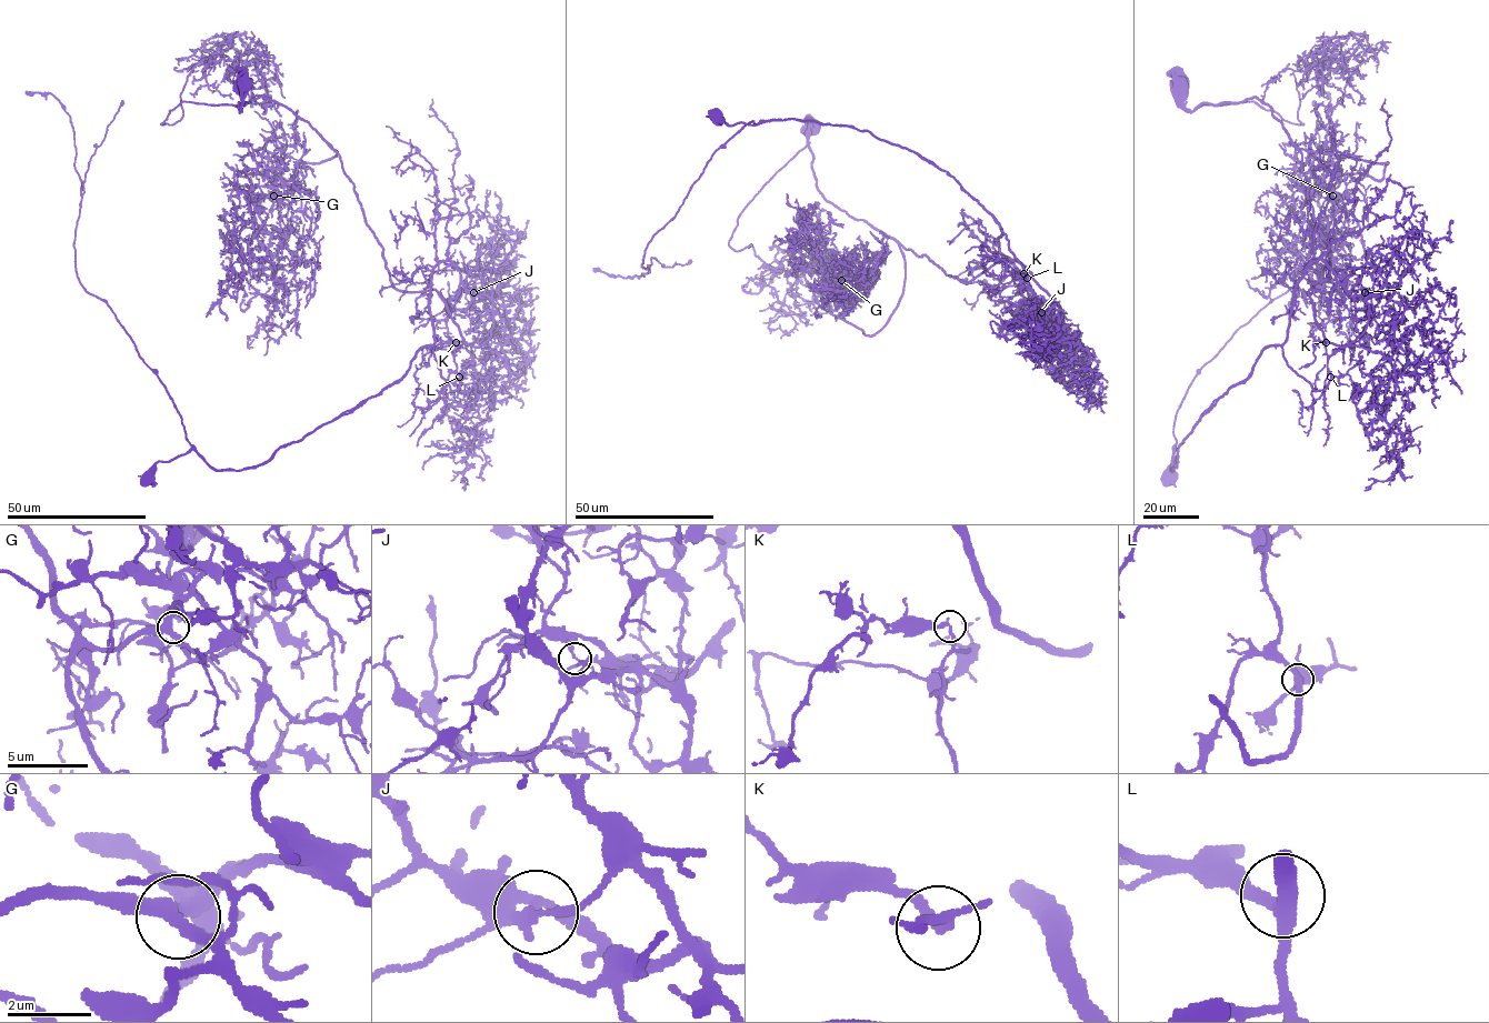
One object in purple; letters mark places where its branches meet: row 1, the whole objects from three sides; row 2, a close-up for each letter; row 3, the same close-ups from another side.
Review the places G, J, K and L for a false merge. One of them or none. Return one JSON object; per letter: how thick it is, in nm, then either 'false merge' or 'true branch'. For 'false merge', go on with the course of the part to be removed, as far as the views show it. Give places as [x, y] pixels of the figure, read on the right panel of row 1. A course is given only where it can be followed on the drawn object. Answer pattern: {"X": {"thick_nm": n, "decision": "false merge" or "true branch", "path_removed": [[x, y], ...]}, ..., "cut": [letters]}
{"G": {"thick_nm": 360, "decision": "true branch"}, "J": {"thick_nm": 200, "decision": "false merge", "path_removed": [[1365, 292], [1315, 260], [1288, 339], [1200, 418], [1171, 470], [1197, 372], [1309, 269], [1328, 166], [1320, 92]]}, "K": {"thick_nm": 200, "decision": "true branch"}, "L": {"thick_nm": 320, "decision": "true branch"}, "cut": ["J"]}

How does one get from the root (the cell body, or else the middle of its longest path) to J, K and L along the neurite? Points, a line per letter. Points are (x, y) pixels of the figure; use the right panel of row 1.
J: (1180, 81), (1189, 111), (1260, 99), (1301, 152), (1335, 288), (1309, 290), (1328, 341), (1365, 330), (1365, 292)
K: (1180, 81), (1189, 111), (1260, 99), (1301, 152), (1335, 288), (1315, 319), (1389, 360), (1392, 398), (1326, 342)
L: (1180, 81), (1189, 111), (1260, 99), (1301, 152), (1335, 288), (1315, 319), (1396, 392), (1330, 377)

